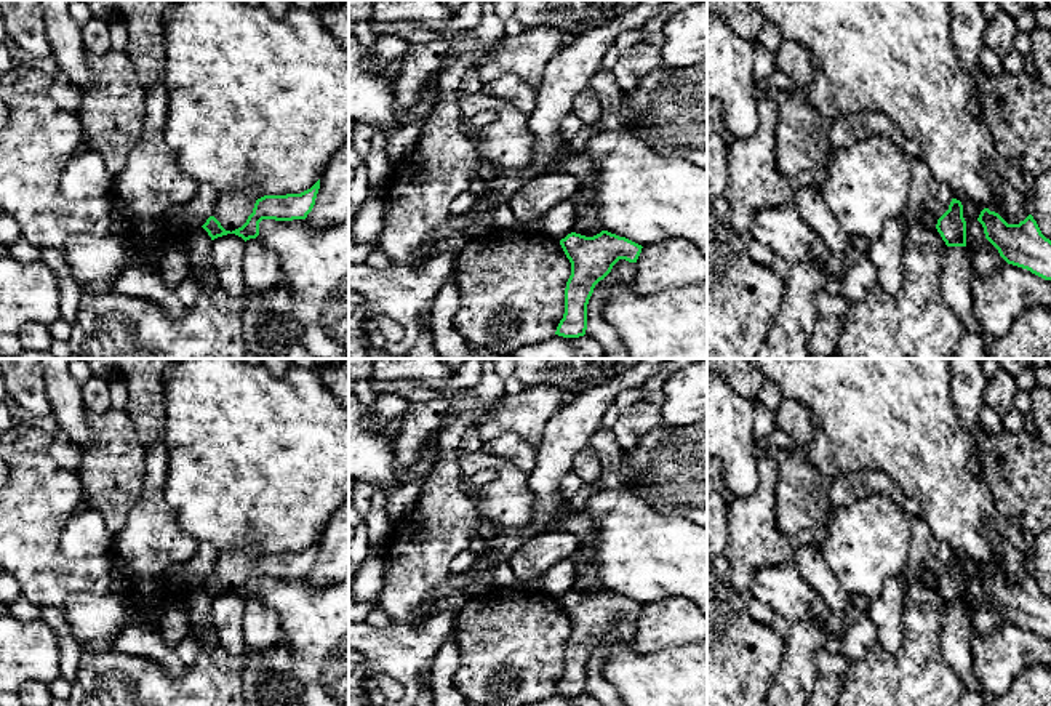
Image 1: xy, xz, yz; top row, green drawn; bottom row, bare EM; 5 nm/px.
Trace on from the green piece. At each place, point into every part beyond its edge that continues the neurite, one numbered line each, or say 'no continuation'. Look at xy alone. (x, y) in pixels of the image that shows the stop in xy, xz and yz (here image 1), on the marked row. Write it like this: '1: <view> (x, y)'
no continuation

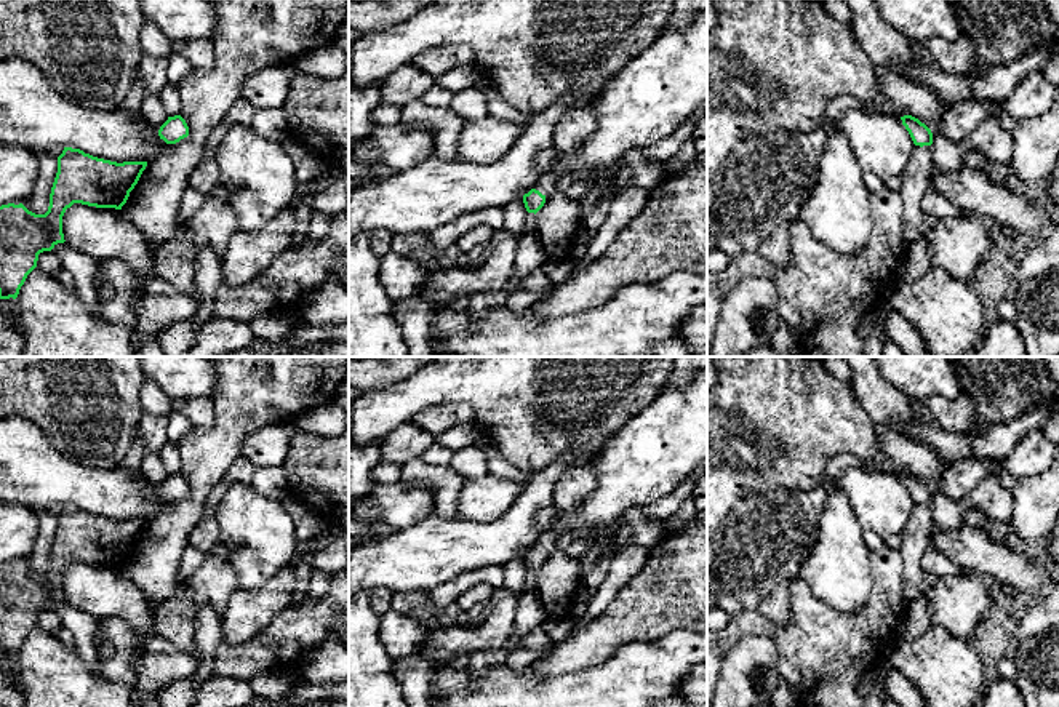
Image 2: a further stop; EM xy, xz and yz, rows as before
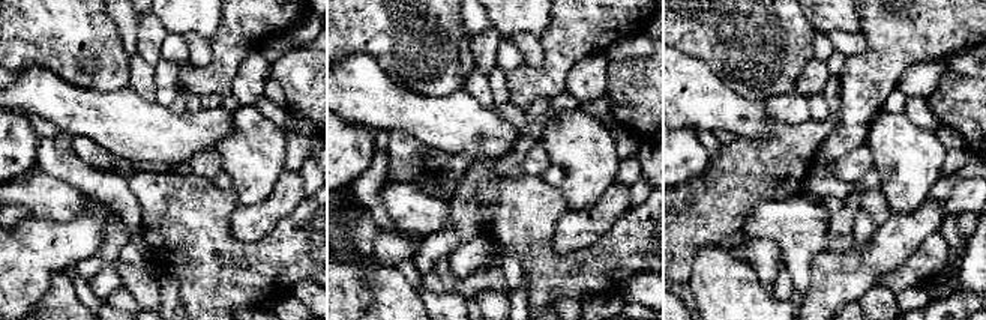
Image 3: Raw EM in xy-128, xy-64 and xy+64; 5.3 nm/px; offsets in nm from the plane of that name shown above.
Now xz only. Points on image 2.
1: xz (547, 184)

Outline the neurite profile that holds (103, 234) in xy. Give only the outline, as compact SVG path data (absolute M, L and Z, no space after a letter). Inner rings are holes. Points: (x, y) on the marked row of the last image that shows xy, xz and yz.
M74 203L62 216L66 243L96 261L118 259L139 277L154 274L155 251L122 210Z

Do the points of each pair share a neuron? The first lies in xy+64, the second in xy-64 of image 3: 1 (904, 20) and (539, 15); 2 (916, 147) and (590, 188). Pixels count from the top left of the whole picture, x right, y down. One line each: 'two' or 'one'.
1: two
2: one

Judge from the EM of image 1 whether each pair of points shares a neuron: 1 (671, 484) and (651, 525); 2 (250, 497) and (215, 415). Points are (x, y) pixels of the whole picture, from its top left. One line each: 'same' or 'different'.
1: different
2: same

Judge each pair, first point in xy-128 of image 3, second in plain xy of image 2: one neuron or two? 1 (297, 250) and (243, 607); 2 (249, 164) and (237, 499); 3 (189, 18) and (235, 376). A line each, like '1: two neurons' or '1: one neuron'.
1: two neurons
2: one neuron
3: two neurons

